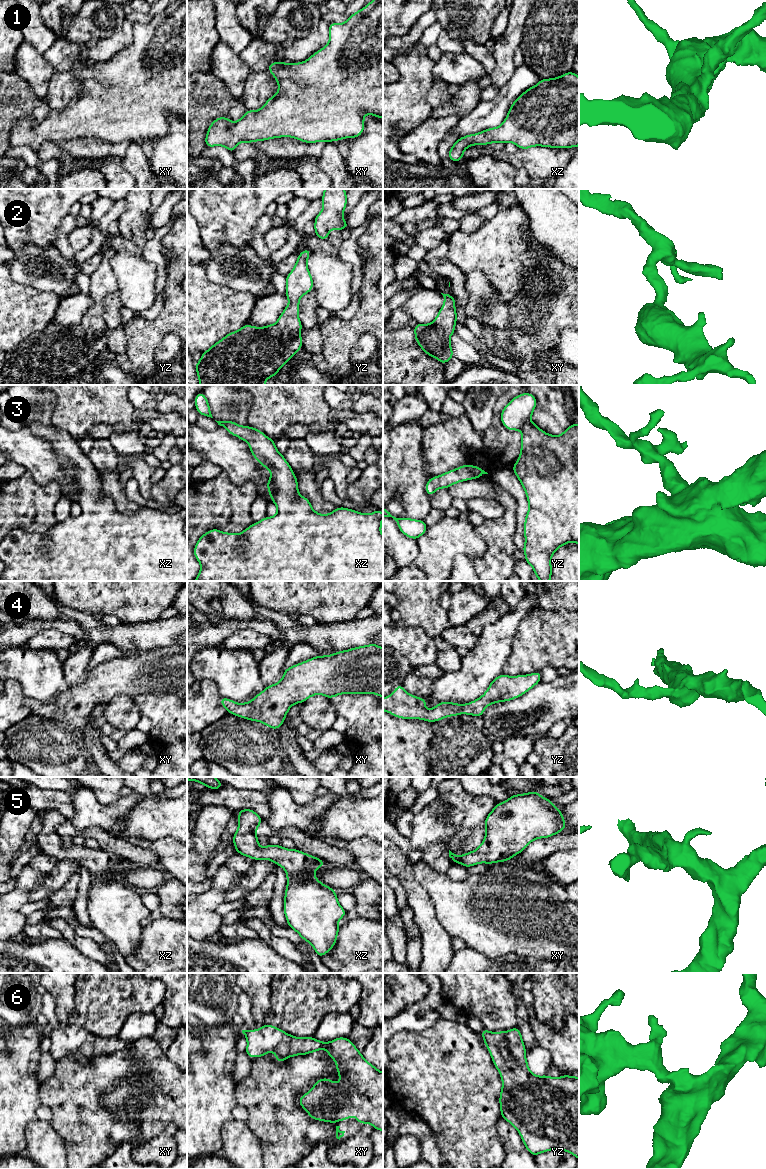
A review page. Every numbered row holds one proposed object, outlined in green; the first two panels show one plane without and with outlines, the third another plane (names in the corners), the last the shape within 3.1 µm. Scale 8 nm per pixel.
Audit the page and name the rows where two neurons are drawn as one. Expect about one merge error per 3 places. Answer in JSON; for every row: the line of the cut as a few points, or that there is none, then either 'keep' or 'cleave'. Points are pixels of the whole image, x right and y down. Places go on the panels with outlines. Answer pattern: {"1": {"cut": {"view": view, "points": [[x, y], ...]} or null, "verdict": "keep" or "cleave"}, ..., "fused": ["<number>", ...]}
{"1": {"cut": null, "verdict": "keep"}, "2": {"cut": null, "verdict": "keep"}, "3": {"cut": null, "verdict": "keep"}, "4": {"cut": null, "verdict": "keep"}, "5": {"cut": null, "verdict": "keep"}, "6": {"cut": null, "verdict": "keep"}, "fused": []}

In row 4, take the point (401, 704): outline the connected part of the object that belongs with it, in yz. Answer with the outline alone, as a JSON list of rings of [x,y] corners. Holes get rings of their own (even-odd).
[[[540,671],[514,677],[503,673],[490,683],[480,698],[467,704],[442,701],[430,710],[425,709],[426,698],[418,698],[407,693],[403,685],[399,684],[391,695],[383,698],[383,711],[397,718],[421,719],[431,723],[448,716],[459,716],[462,712],[466,715],[481,717],[484,709],[490,704],[518,698],[540,681]]]

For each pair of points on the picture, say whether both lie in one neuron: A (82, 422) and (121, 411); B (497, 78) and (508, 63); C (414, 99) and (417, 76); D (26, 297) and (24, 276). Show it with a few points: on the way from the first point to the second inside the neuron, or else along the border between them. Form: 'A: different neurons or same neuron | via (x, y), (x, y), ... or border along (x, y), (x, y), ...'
A: same neuron | via (92, 412), (111, 411)
B: same neuron | via (501, 74), (505, 67)
C: same neuron | via (414, 93), (415, 82)
D: different neurons | border along (10, 272), (11, 277), (16, 282), (48, 292)

